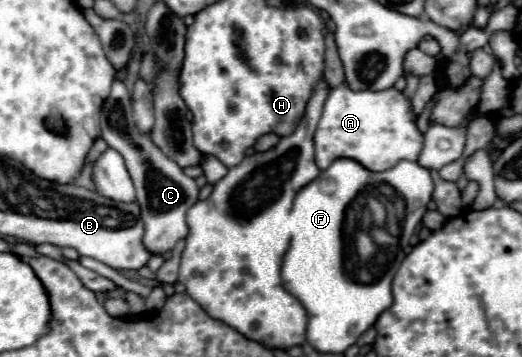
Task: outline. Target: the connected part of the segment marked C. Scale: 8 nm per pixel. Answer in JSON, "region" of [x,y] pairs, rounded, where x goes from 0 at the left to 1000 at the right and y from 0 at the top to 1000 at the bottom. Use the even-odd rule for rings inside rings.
{"region":[[[234,227],[215,232],[211,272],[195,305],[195,384],[203,401],[222,417],[241,457],[241,473],[261,524],[268,608],[276,625],[276,692],[284,709],[322,709],[333,697],[341,669],[360,658],[356,591],[379,563],[379,518],[368,496],[352,490],[352,479],[322,445],[287,389],[287,378],[272,373],[257,339],[249,300],[249,261]]]}

